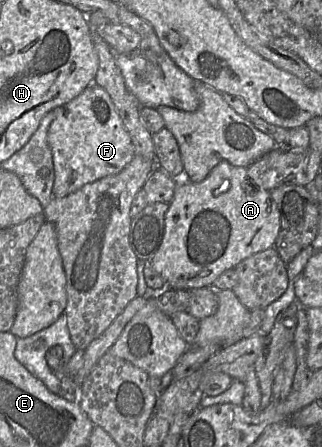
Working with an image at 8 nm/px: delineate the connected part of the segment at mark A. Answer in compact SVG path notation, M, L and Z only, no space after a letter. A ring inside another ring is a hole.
M221 161L201 182L194 183L187 180L185 177L182 177L181 179L177 180L173 198L169 203L168 210L165 214L165 228L161 244L153 258L149 261L149 263L152 265L153 269L164 279L167 287L178 289L212 287L213 282L224 271L231 268L235 268L235 266L239 262L252 256L253 254L274 247L279 230L279 211L276 203L270 196L270 192L263 188L259 188L249 180L246 167L234 166L228 161Z

